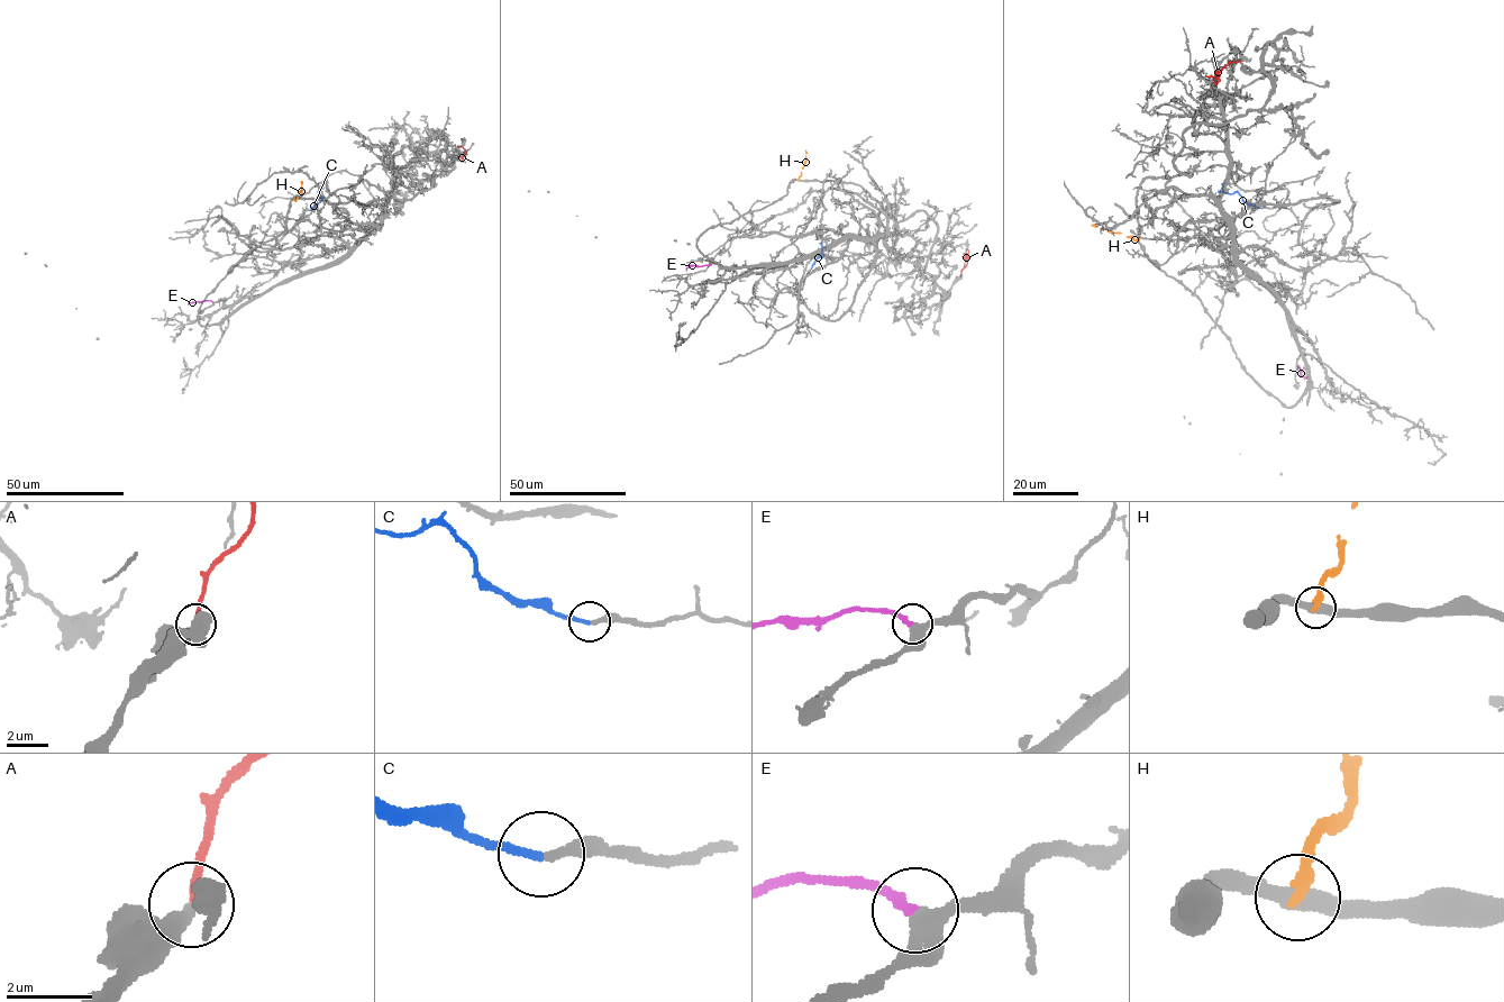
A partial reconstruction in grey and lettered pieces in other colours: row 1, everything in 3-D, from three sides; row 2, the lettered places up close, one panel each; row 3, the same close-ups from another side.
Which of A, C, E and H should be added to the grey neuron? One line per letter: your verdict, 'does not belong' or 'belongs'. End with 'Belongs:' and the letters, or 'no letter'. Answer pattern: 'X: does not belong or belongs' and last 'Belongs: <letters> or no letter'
A: does not belong
C: belongs
E: belongs
H: does not belong
Belongs: C, E

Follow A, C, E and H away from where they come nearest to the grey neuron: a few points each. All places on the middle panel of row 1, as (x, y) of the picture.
A: (960, 275), (966, 264), (965, 256)
C: (811, 269), (823, 255), (822, 246), (825, 249)
E: (711, 264), (690, 265), (686, 271)
H: (798, 180), (805, 151)

